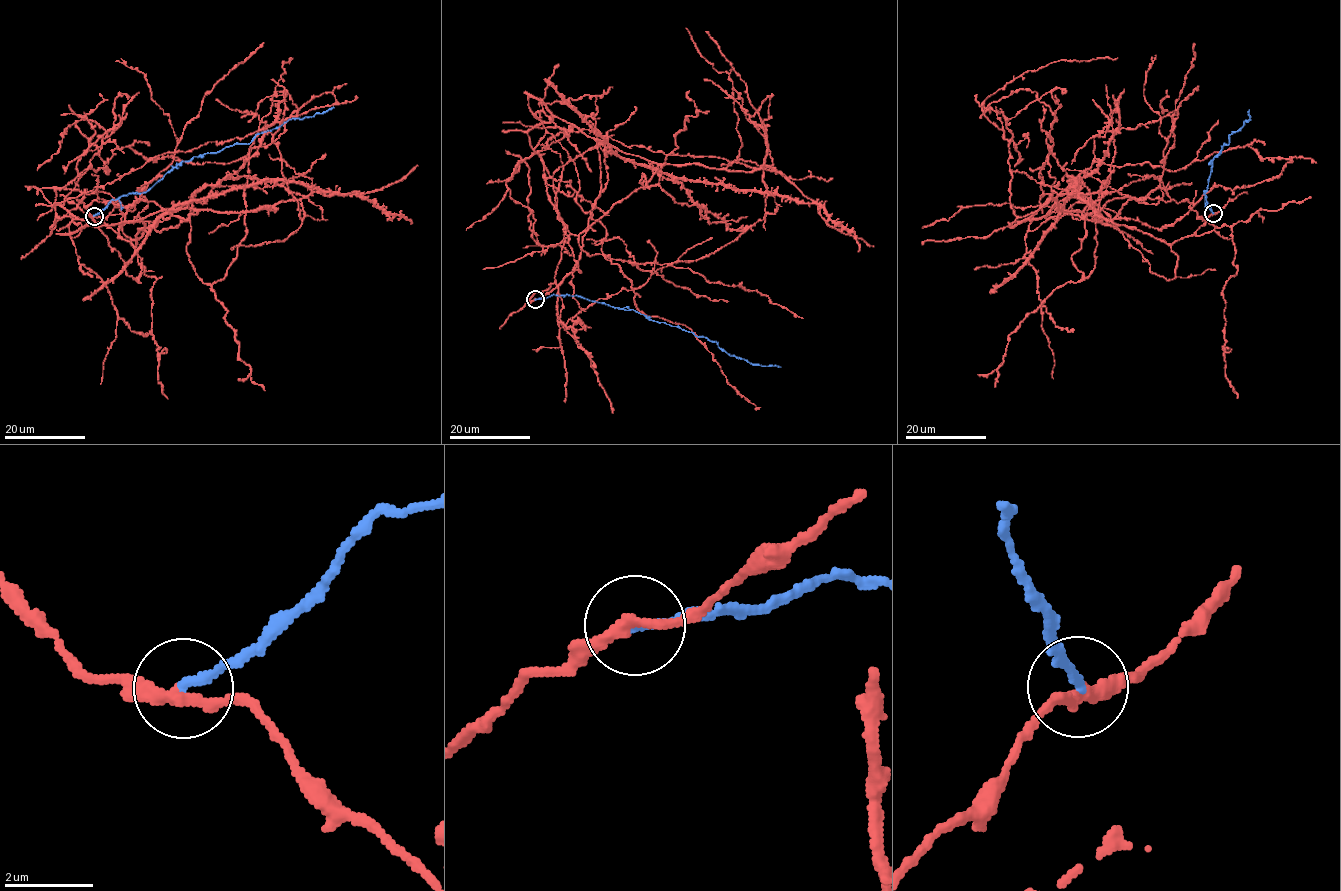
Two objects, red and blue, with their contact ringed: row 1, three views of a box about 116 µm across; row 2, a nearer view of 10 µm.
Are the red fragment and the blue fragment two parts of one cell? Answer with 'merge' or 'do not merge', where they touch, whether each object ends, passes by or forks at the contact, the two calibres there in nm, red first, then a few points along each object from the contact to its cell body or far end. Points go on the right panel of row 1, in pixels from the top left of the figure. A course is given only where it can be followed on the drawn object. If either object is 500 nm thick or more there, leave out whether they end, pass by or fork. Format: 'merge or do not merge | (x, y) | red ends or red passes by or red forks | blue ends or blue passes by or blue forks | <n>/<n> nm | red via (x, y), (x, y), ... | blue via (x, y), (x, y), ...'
do not merge | (1213, 213) | red passes by | blue ends | 280/200 nm | red via (1212, 213), (1169, 243), (1046, 215), (1053, 198), (1017, 216), (986, 108), (1021, 88), (1055, 119), (1042, 213) | blue via (1212, 213), (1204, 191), (1211, 161), (1227, 145), (1232, 131), (1238, 130), (1249, 119), (1249, 110)

